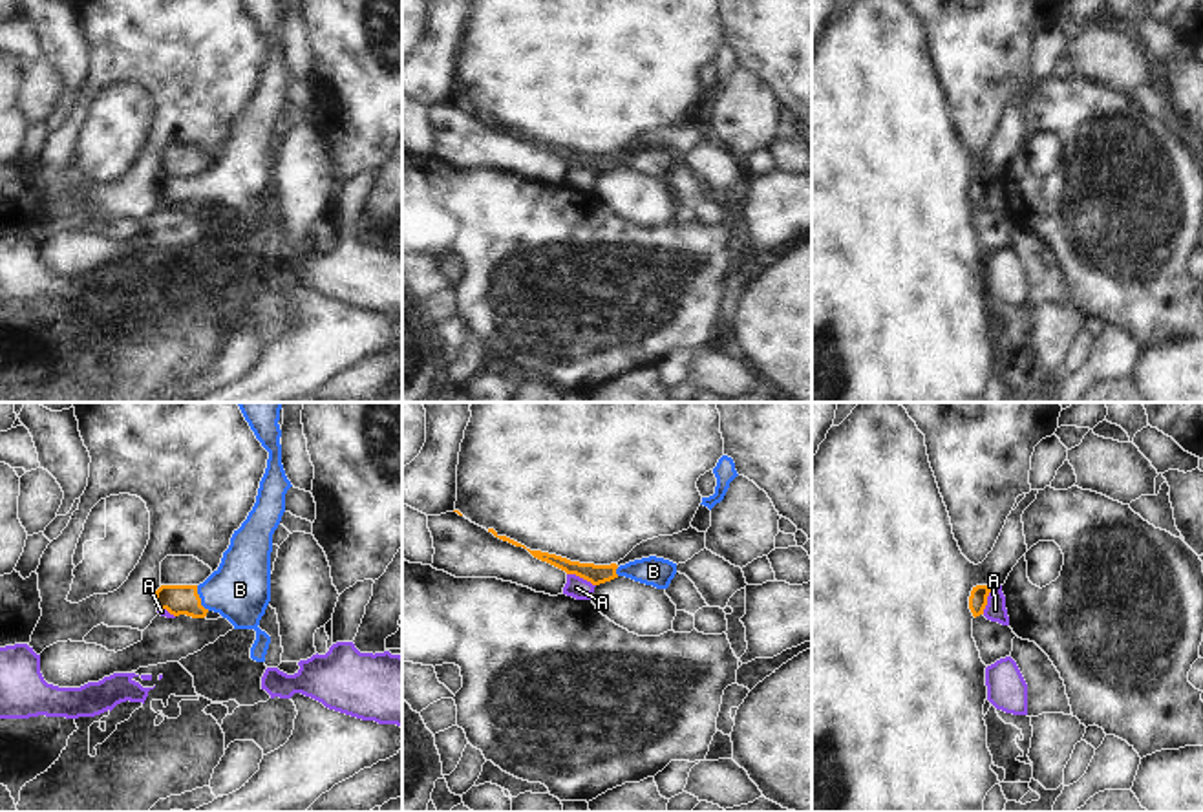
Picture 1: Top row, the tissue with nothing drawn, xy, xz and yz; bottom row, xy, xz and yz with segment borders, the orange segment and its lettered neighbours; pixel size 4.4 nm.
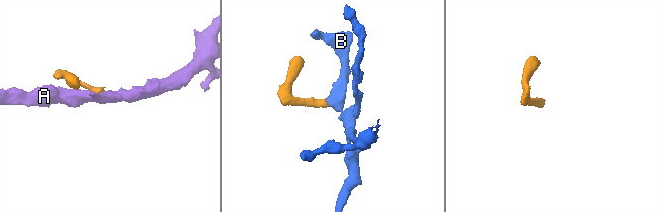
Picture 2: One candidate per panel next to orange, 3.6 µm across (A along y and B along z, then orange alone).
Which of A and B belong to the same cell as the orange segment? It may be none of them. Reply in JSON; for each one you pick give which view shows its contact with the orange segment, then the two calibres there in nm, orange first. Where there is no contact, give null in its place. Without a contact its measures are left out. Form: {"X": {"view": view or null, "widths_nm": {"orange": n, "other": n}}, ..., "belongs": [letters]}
{"B": {"view": "xy", "widths_nm": {"orange": 130, "other": 280}}, "belongs": ["B"]}

